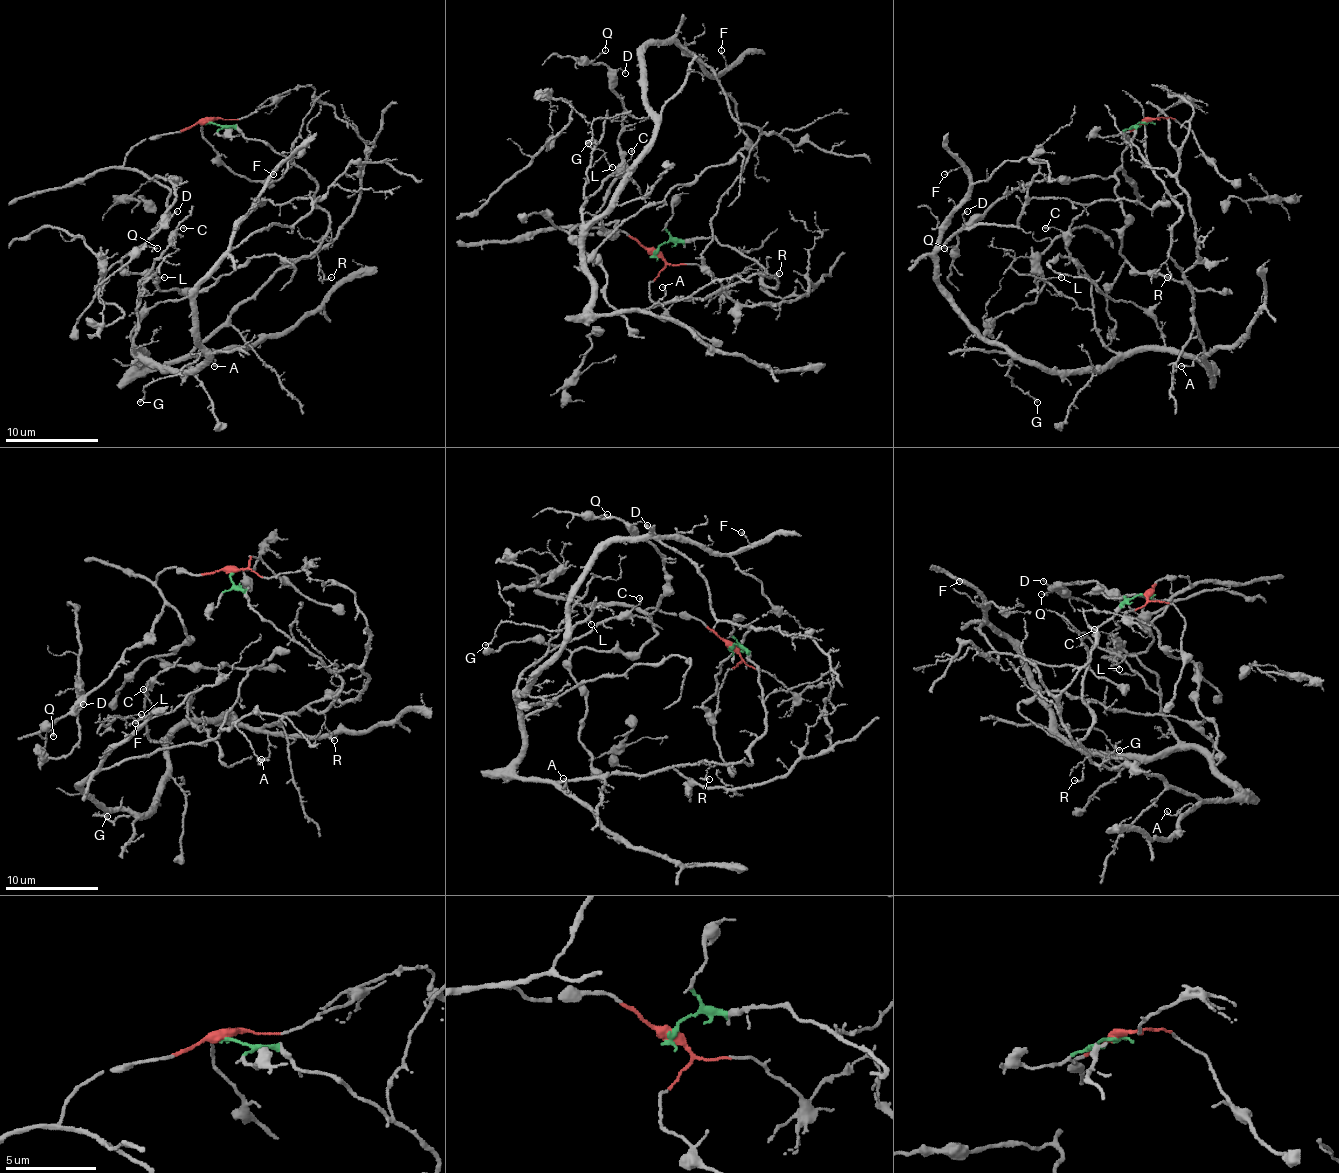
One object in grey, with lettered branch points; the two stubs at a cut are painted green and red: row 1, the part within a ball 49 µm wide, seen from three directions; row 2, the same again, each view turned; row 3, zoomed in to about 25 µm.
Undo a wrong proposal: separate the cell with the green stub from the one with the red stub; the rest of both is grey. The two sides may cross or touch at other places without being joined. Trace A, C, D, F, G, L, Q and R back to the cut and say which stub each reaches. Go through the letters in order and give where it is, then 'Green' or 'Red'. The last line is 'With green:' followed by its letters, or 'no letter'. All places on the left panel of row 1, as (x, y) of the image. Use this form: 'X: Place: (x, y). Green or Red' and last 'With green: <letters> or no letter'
A: Place: (214, 366). Green
C: Place: (183, 228). Green
D: Place: (177, 211). Red
F: Place: (273, 174). Green
G: Place: (140, 402). Green
L: Place: (164, 277). Green
Q: Place: (157, 248). Red
R: Place: (331, 277). Green
With green: A, C, F, G, L, R

